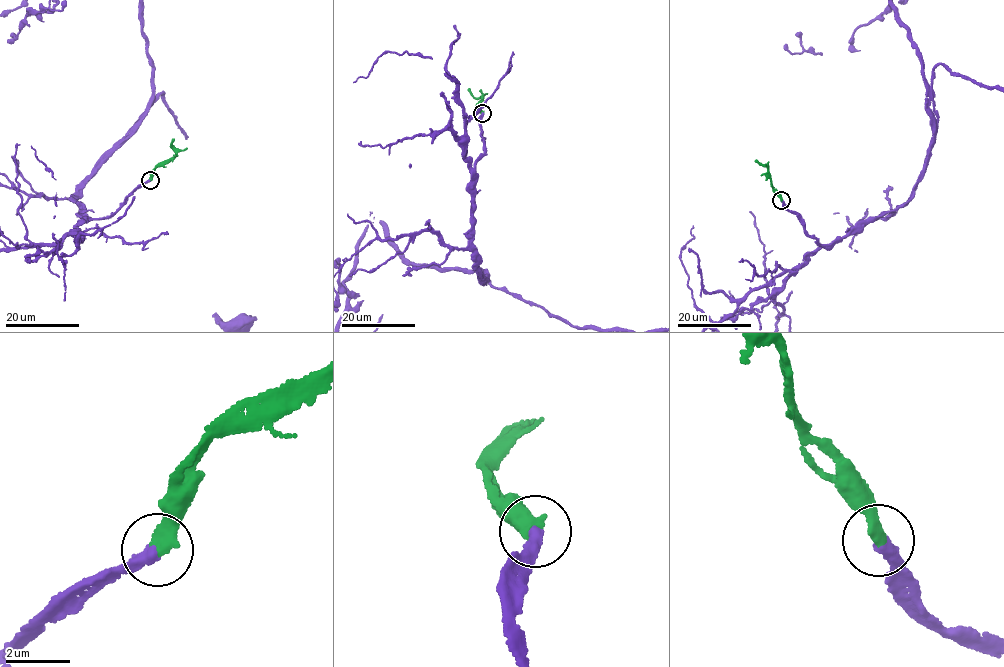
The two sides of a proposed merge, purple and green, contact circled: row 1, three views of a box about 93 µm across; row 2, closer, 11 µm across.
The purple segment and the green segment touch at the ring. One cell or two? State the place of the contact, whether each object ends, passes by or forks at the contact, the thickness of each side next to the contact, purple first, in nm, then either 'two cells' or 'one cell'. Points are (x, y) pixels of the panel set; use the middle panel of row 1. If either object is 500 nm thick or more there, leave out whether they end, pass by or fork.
(482, 113) | purple ends | green ends | 360/420 nm | one cell

